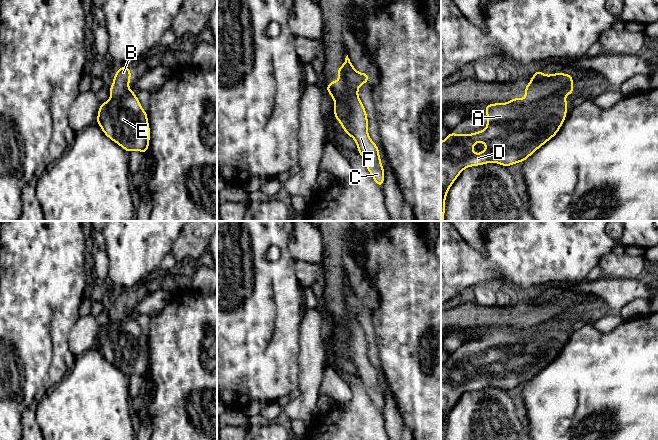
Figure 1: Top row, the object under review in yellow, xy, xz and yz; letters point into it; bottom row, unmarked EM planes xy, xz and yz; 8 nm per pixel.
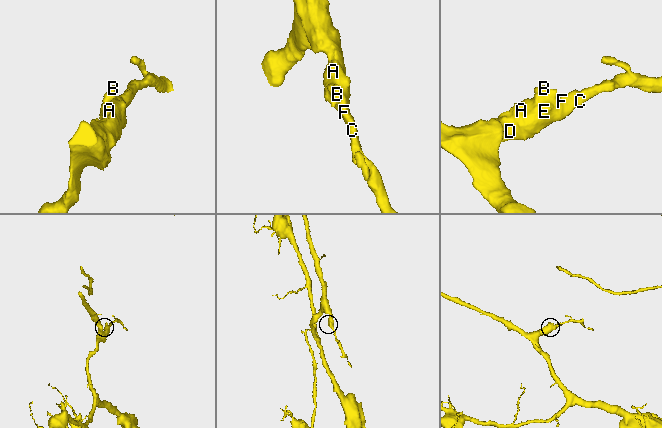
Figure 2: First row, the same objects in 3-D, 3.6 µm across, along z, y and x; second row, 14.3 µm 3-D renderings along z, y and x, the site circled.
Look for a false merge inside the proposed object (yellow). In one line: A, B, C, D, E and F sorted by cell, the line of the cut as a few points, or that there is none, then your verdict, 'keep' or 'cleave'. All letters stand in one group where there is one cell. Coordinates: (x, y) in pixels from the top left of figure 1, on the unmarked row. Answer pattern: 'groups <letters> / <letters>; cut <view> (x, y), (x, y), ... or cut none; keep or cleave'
groups A C D E F / B; cut yz (563, 320), (550, 318), (535, 326), (527, 326), (525, 324); cleave

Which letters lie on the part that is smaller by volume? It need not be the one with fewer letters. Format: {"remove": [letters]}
{"remove": ["B"]}

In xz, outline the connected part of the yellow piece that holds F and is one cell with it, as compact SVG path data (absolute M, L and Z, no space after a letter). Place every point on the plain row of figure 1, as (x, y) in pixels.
M347 279L342 290L337 293L337 299L339 306L347 311L347 323L334 325L334 341L339 345L344 356L354 363L366 392L375 407L382 412L385 397L379 371L369 360L367 337L358 320L360 310L369 307L369 298L358 296Z

